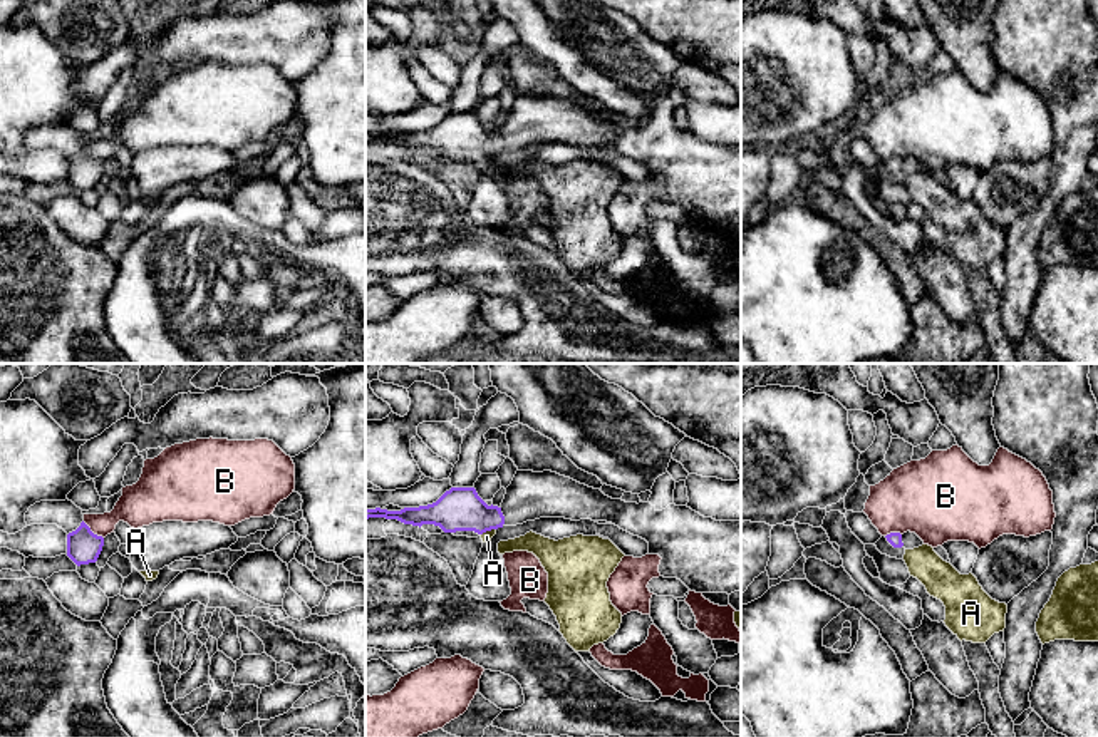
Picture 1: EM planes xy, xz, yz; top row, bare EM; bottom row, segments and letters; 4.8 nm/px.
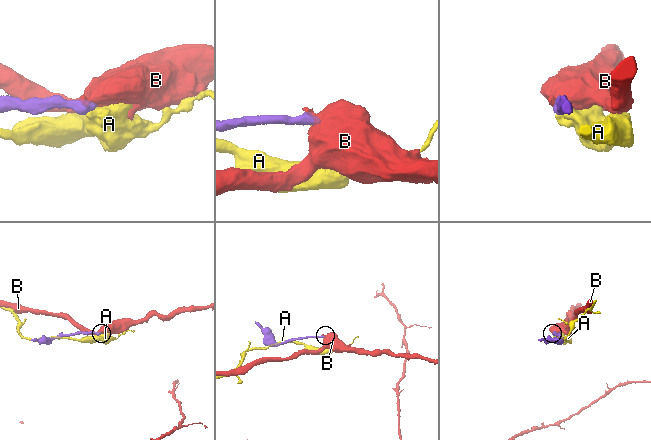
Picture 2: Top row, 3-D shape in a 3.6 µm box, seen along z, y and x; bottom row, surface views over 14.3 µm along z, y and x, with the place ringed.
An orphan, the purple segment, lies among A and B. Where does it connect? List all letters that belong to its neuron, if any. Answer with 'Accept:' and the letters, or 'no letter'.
Accept: no letter

